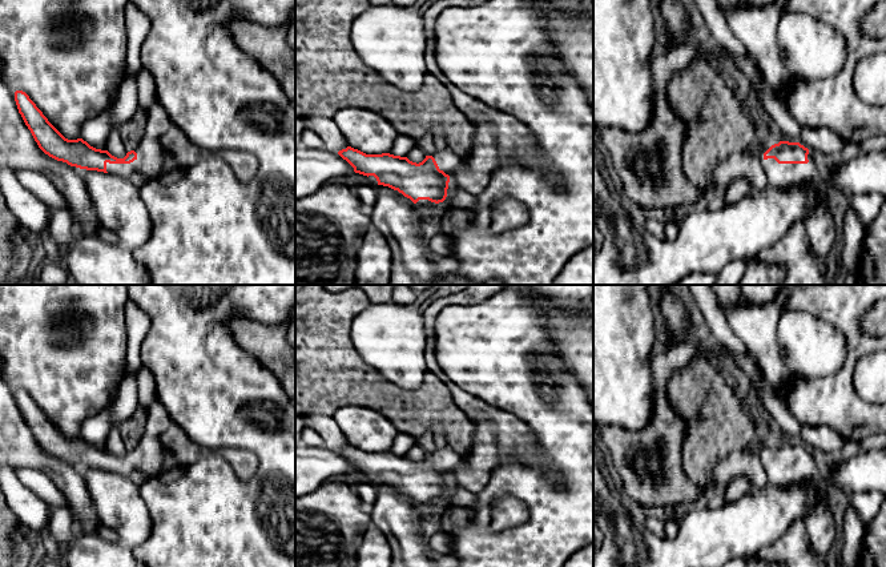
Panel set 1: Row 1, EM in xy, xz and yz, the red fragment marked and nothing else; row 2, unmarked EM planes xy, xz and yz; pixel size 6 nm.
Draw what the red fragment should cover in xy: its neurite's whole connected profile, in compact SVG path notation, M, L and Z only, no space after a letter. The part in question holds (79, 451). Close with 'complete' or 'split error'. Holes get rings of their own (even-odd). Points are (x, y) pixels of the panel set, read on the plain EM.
M16 389L15 399L39 446L57 459L80 467L112 471L124 476L138 471L145 478L152 478L164 471L164 449L160 439L173 426L173 421L157 398L146 409L142 435L124 457L117 457L108 449L96 447L82 437L65 437L25 390Z | split error

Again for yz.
M780 439L758 443L758 458L768 483L788 488L809 486L814 490L815 502L804 519L809 544L819 558L834 552L838 531L827 504L827 491L822 487L822 476L809 451L800 441Z | split error

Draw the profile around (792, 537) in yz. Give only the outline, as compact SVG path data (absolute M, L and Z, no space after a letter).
M796 519L774 543L761 548L757 556L784 567L822 567L821 558L810 548L801 519Z

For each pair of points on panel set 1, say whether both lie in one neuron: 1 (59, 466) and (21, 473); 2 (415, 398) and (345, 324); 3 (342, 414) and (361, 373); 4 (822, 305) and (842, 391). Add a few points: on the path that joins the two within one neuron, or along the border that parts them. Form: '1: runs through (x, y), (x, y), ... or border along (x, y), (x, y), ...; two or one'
1: border along (13, 470), (19, 467), (39, 469), (61, 491); two
2: runs through (389, 398), (382, 395), (342, 356), (342, 350); one
3: border along (377, 410), (369, 406), (341, 406), (331, 415); two
4: runs through (845, 325), (852, 332), (852, 358), (848, 369); one

